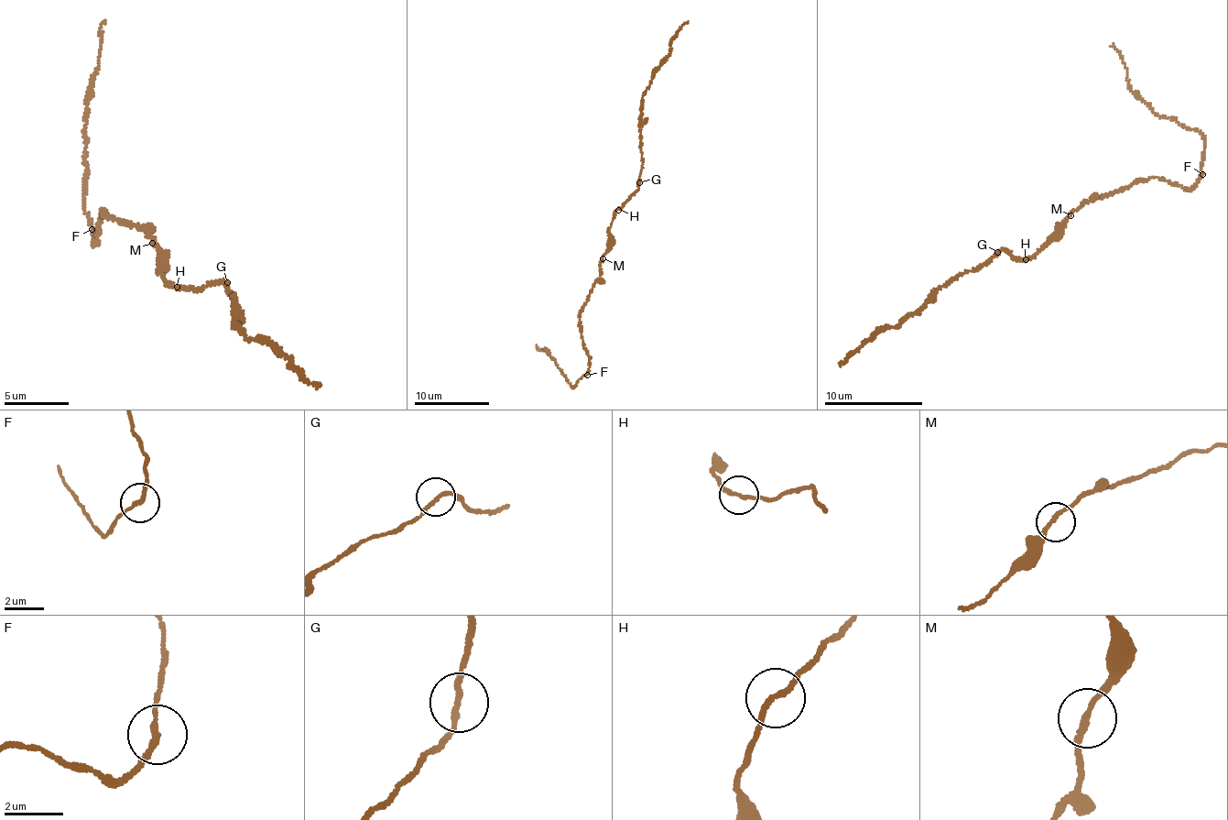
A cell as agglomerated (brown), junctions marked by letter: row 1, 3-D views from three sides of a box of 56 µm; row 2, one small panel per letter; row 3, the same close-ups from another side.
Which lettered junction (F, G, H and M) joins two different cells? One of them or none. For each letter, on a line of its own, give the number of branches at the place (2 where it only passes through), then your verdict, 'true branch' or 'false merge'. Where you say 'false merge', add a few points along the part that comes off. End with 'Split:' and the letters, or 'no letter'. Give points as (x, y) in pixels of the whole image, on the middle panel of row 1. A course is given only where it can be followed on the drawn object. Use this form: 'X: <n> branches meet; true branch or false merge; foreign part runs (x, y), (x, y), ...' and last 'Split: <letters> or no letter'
F: 2 branches meet; false merge; foreign part runs (586, 374), (572, 388), (549, 352), (537, 347)
G: 2 branches meet; true branch
H: 2 branches meet; true branch
M: 2 branches meet; true branch
Split: F

